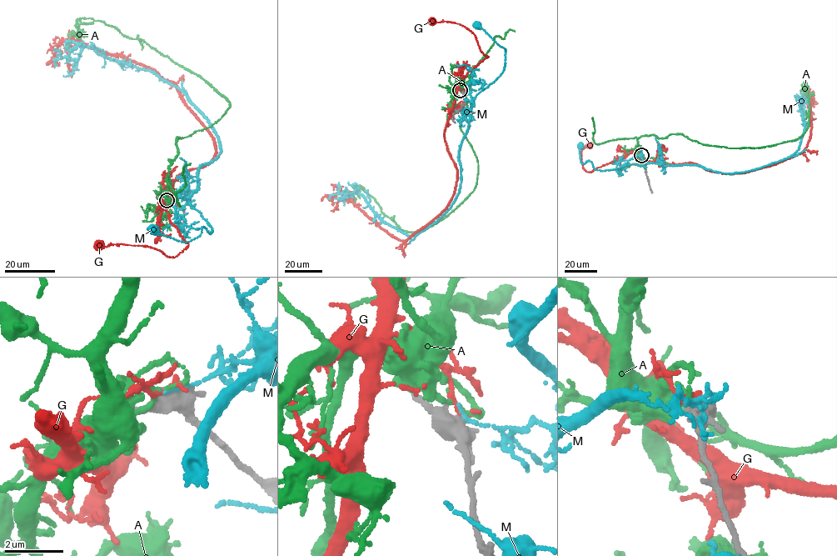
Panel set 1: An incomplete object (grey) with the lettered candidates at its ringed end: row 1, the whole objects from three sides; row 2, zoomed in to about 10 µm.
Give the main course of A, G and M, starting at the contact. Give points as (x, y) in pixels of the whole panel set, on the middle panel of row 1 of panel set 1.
A: (462, 90), (470, 78), (460, 127), (478, 173), (458, 207), (408, 232), (363, 187), (347, 192)
G: (462, 91), (458, 87), (460, 79), (488, 57), (480, 50), (474, 33), (465, 27), (447, 21), (431, 21)
M: (463, 92), (469, 92), (472, 101), (497, 78), (505, 67), (505, 48), (478, 25)

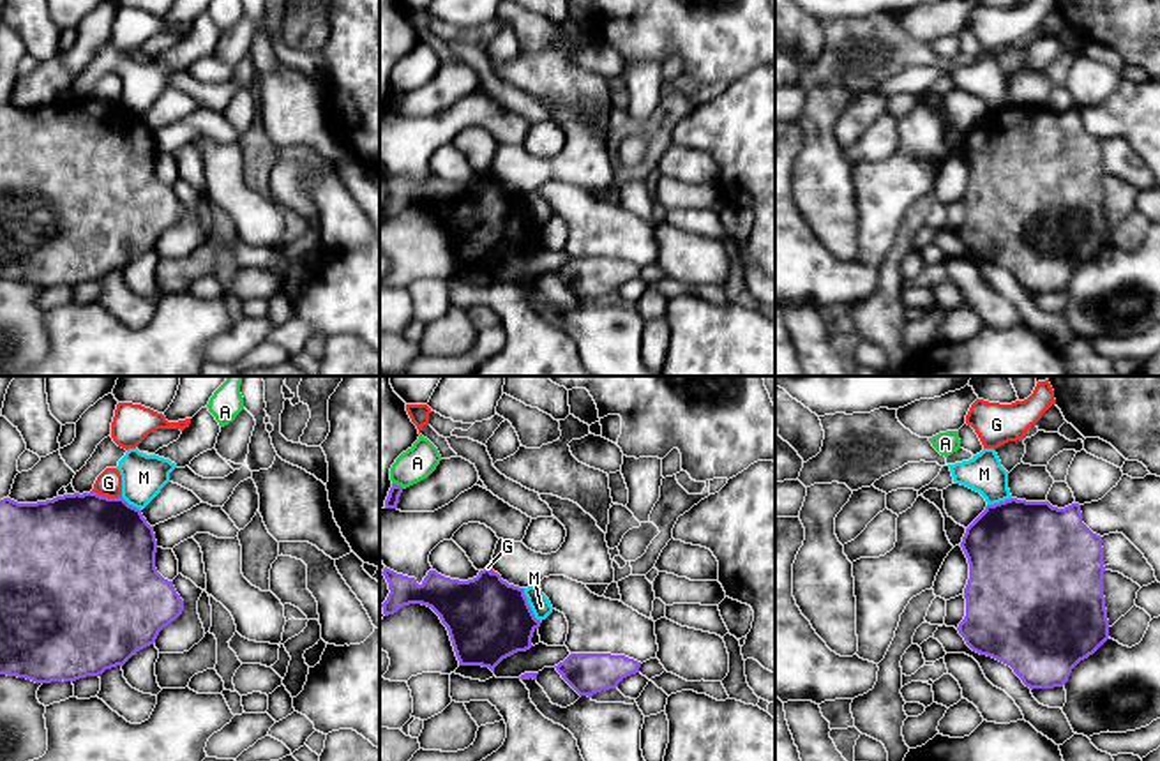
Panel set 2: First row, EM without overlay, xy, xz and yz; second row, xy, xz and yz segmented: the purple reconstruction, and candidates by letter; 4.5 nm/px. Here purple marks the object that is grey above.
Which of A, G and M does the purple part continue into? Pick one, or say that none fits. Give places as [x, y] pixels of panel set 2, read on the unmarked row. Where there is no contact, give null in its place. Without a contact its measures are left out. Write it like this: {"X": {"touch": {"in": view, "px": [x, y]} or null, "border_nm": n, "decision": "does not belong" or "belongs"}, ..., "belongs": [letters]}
{"A": {"touch": {"in": "xz", "px": [396, 89]}, "border_nm": 60, "decision": "does not belong"}, "G": {"touch": {"in": "xy", "px": [106, 101]}, "border_nm": 140, "decision": "does not belong"}, "M": {"touch": {"in": "xz", "px": [528, 210]}, "border_nm": 180, "decision": "does not belong"}, "belongs": []}

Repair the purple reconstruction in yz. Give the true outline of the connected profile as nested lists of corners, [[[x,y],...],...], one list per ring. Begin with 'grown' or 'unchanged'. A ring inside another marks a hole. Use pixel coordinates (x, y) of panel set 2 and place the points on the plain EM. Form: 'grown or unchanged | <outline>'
unchanged | [[[1010,102],[987,109],[966,132],[960,152],[969,184],[964,192],[966,221],[957,235],[973,256],[1010,270],[1031,295],[1063,291],[1072,274],[1109,244],[1102,141],[1082,127],[1079,108],[1058,113],[1049,106]]]

